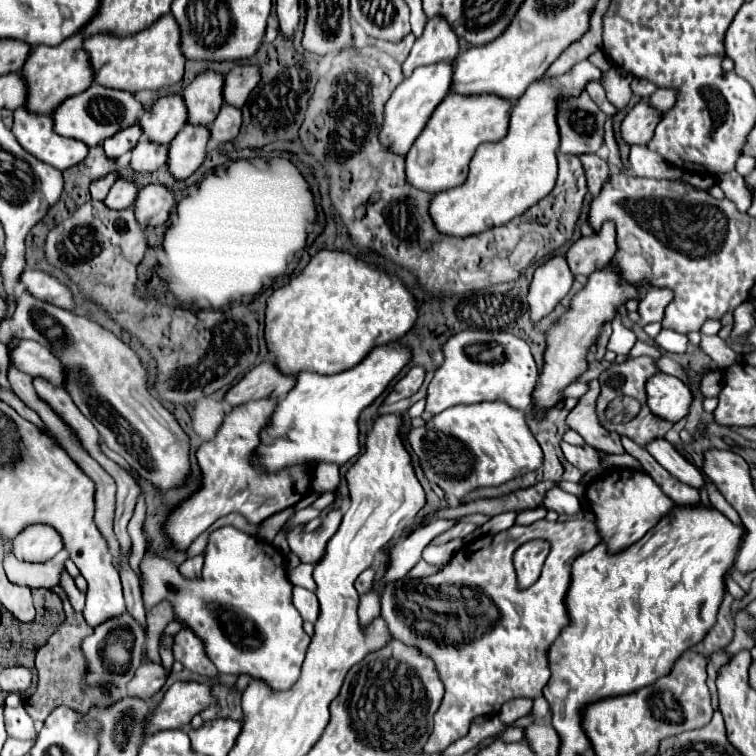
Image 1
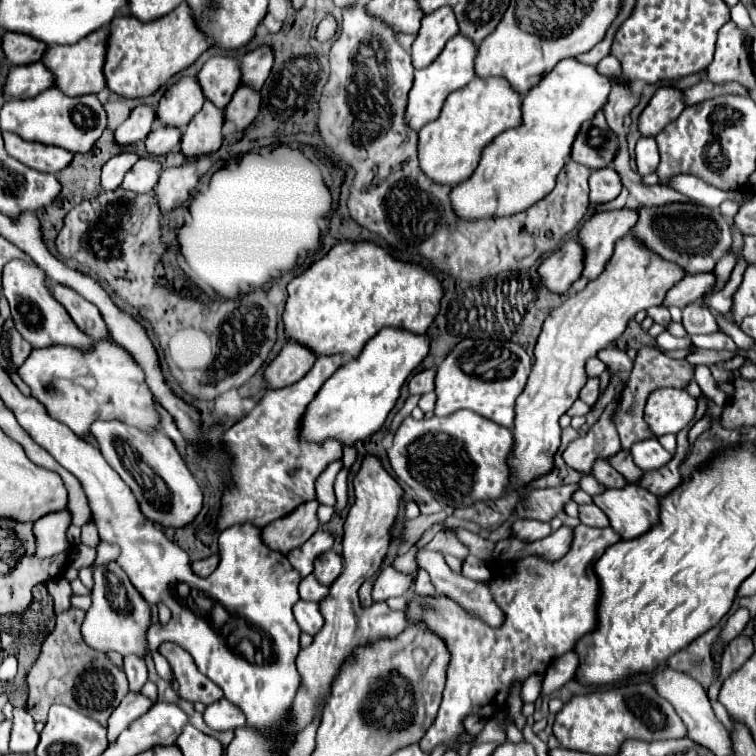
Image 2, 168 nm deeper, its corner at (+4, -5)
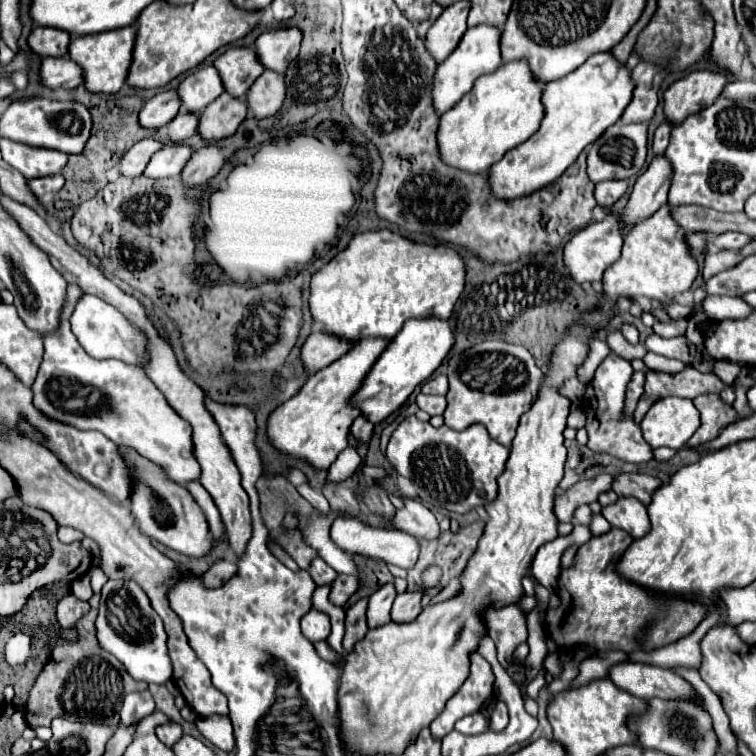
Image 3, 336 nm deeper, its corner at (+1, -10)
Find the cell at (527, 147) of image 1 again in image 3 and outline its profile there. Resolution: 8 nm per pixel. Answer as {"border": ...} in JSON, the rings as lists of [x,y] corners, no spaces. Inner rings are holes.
{"border":[[[610,50],[592,54],[580,68],[570,72],[564,78],[544,84],[542,102],[546,116],[536,134],[526,142],[508,150],[500,162],[490,168],[490,186],[498,198],[520,198],[528,196],[556,178],[578,158],[578,154],[598,140],[606,128],[616,124],[624,108],[632,100],[634,80],[632,70],[624,62],[618,62]]]}

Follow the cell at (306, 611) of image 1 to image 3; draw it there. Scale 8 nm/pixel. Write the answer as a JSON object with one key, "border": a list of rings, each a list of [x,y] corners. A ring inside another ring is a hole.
{"border":[[[312,608],[308,614],[302,616],[302,634],[310,642],[326,640],[330,636],[330,618],[328,614]]]}

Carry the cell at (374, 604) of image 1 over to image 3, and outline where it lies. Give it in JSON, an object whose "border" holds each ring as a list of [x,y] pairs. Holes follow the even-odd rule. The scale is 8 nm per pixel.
{"border":[[[452,578],[450,584],[448,584],[446,588],[442,588],[442,590],[432,598],[432,602],[442,602],[442,600],[446,600],[446,598],[452,598],[460,591],[460,588],[460,578]]]}

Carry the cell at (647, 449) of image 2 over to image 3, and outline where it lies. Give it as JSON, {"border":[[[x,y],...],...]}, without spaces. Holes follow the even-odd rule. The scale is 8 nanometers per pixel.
{"border":[[[608,354],[602,364],[598,366],[592,382],[586,388],[582,408],[588,416],[586,432],[588,432],[588,446],[592,452],[598,454],[610,454],[618,460],[632,462],[632,464],[642,464],[652,460],[652,448],[642,440],[640,426],[634,422],[632,416],[624,414],[624,400],[626,400],[626,386],[632,378],[632,366],[628,360]]]}

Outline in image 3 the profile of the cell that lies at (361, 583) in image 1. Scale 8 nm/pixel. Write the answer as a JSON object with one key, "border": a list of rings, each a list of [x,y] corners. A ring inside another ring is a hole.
{"border":[[[362,598],[362,600],[358,600],[354,606],[350,606],[346,610],[346,622],[344,622],[346,624],[346,634],[344,634],[344,640],[342,640],[342,646],[344,646],[346,654],[368,632],[368,626],[366,626],[366,604],[368,604],[368,600]]]}

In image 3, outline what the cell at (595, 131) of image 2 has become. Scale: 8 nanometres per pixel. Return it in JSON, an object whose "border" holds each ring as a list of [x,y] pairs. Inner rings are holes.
{"border":[[[616,122],[610,126],[590,148],[588,148],[588,176],[590,180],[602,182],[602,180],[628,180],[636,176],[644,162],[648,152],[648,124],[620,124]]]}

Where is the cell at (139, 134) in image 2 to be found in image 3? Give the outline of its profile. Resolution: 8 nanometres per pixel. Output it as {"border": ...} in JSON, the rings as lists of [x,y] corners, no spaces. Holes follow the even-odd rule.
{"border":[[[176,90],[158,92],[140,110],[140,124],[144,128],[162,128],[170,120],[174,120],[178,110],[180,110],[180,98]]]}

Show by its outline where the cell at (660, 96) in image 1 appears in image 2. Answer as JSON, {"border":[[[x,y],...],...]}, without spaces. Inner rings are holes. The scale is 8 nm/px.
{"border":[[[701,81],[701,83],[685,89],[683,91],[683,99],[685,99],[685,105],[695,105],[695,103],[701,103],[705,99],[711,99],[711,97],[717,97],[717,95],[725,95],[725,93],[747,95],[747,91],[741,85],[737,85],[737,83],[713,85],[711,81]]]}

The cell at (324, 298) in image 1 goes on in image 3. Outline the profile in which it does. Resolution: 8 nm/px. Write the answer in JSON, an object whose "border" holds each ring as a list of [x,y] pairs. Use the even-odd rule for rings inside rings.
{"border":[[[370,230],[356,234],[346,250],[332,258],[322,270],[312,276],[312,294],[310,294],[310,312],[316,322],[322,320],[324,330],[358,342],[366,336],[394,338],[402,324],[410,318],[450,318],[454,304],[458,302],[466,284],[466,268],[460,252],[450,246],[430,246],[412,242],[392,230]]]}

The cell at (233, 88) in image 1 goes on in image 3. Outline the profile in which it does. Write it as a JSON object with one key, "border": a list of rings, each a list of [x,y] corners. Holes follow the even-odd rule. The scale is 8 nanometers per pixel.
{"border":[[[276,28],[258,36],[254,48],[264,68],[286,72],[288,64],[298,56],[302,32],[298,28]]]}

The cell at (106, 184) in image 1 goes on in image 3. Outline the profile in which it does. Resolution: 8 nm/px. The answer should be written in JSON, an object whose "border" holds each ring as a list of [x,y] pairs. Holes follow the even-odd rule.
{"border":[[[146,138],[146,140],[140,140],[138,144],[134,144],[122,158],[122,168],[120,172],[126,174],[126,176],[140,176],[146,168],[146,164],[150,162],[152,154],[162,148],[164,144],[160,140],[154,140],[154,138]]]}

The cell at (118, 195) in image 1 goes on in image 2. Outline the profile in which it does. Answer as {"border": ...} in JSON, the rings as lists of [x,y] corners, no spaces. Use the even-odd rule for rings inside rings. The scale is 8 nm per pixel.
{"border":[[[139,159],[125,175],[123,183],[119,185],[119,189],[127,189],[133,193],[149,193],[153,191],[157,179],[159,179],[159,163],[157,161],[149,161],[149,159]]]}

